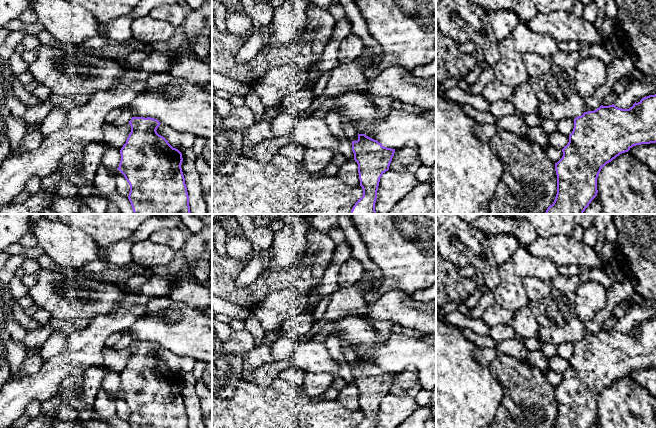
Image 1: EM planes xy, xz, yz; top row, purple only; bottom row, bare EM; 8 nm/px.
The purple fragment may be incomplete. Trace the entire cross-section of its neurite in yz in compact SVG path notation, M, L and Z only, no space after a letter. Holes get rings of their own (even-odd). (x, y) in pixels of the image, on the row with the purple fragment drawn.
M656 94L642 98L629 109L618 108L614 104L601 105L594 111L584 112L576 117L569 142L562 149L563 156L555 163L557 194L545 214L583 214L597 196L597 178L601 169L620 154L628 152L633 146L650 143L656 143Z

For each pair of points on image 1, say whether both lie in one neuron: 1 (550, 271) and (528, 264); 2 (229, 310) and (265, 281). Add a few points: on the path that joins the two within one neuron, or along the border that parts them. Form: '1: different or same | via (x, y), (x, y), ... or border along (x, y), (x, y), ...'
1: same | via (545, 269), (533, 266)
2: different | border along (222, 298), (248, 310)

